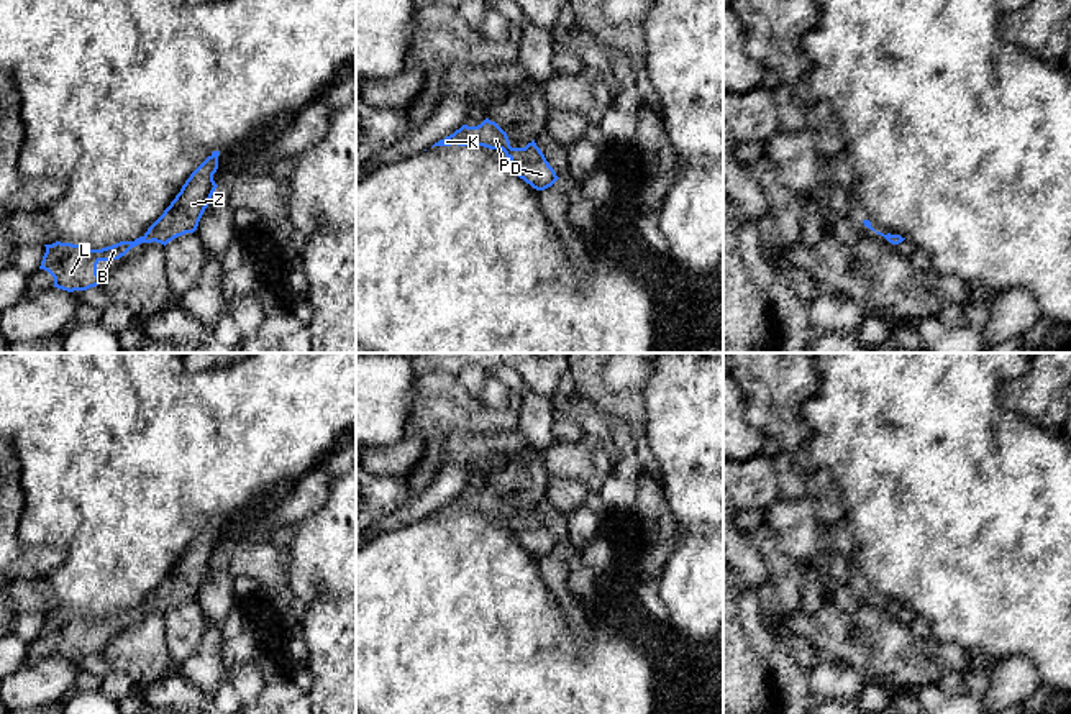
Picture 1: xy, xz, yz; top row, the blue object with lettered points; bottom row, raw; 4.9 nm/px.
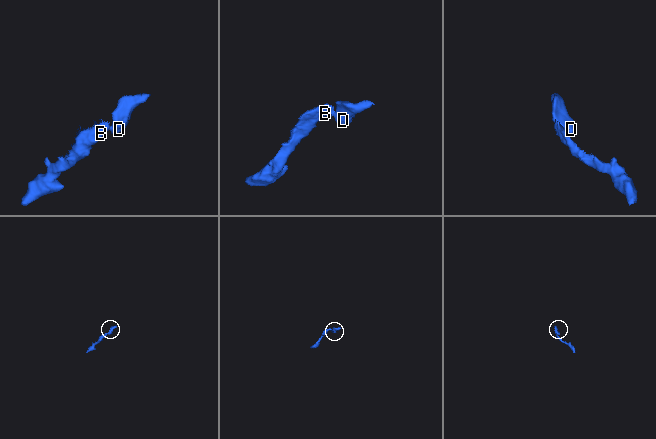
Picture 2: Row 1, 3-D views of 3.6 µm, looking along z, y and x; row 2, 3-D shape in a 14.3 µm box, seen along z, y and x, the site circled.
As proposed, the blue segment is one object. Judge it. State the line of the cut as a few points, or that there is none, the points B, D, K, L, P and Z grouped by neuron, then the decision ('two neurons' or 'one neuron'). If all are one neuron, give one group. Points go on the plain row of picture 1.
cut none; groups B D K L P Z; one neuron

